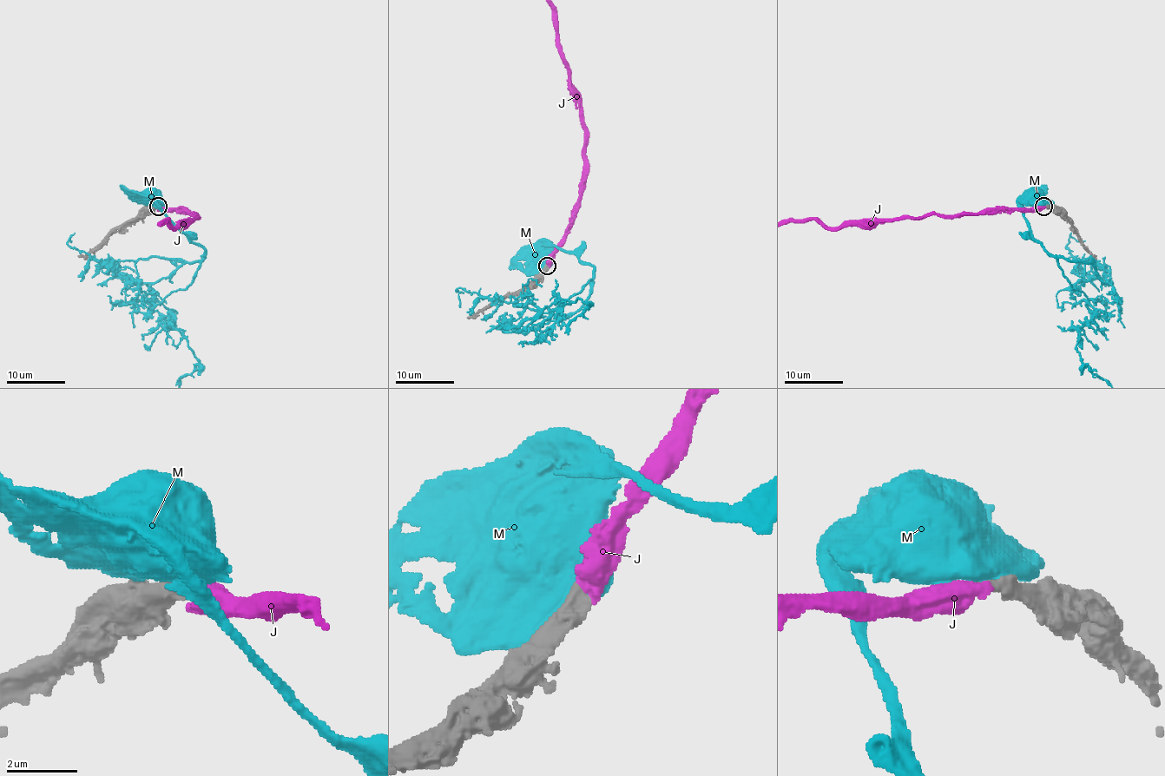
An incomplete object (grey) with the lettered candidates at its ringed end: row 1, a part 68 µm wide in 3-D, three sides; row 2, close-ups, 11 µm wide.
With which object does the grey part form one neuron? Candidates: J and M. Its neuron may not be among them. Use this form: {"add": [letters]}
{"add": ["J"]}

